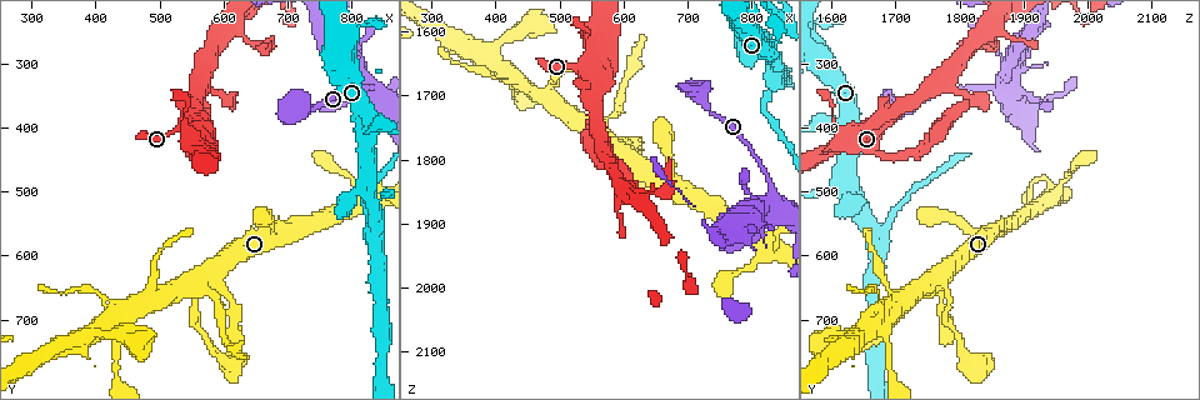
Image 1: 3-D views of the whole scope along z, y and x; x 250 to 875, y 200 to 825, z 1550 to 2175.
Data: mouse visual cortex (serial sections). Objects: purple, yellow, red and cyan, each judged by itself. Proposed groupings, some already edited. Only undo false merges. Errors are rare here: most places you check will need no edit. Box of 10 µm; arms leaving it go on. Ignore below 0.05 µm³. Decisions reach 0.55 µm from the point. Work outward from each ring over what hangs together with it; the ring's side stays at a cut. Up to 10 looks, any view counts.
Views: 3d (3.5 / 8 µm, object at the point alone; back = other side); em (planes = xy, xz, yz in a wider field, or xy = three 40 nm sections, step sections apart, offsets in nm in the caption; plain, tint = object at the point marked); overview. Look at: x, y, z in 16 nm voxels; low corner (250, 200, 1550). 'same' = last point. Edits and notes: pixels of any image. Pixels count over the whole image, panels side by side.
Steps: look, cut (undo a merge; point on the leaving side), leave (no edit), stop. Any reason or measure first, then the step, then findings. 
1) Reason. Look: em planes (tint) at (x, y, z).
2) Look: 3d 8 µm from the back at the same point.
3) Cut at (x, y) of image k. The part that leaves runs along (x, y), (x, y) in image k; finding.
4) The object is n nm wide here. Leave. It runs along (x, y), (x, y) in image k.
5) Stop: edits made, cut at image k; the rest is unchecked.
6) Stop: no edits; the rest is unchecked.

Look: 3d 3.5 µm from the back at (830, 340, 1860).

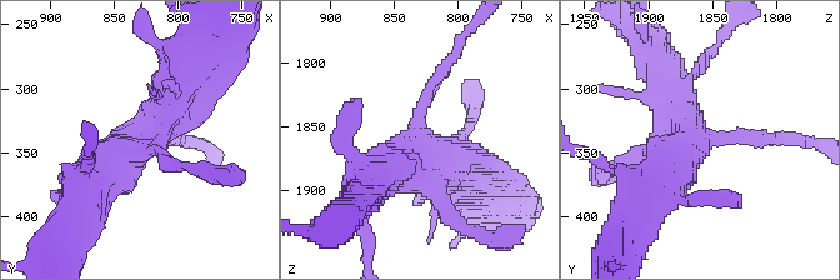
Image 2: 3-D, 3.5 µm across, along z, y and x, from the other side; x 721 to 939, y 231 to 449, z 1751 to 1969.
Look: em planes (tint) at (830, 334, 1860).

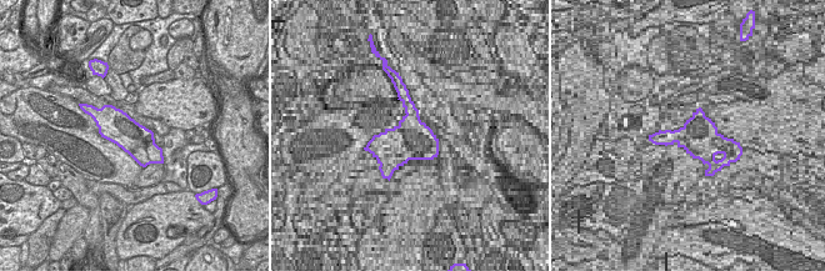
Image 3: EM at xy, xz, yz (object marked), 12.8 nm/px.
The object is 420 nm wide here. Leave. It runs along (775, 139), (695, 135), (666, 74) in image 2; all the same cell.

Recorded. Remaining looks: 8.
Sudden change in width. Look: 3d 3.5 µm at (830, 565, 1670).

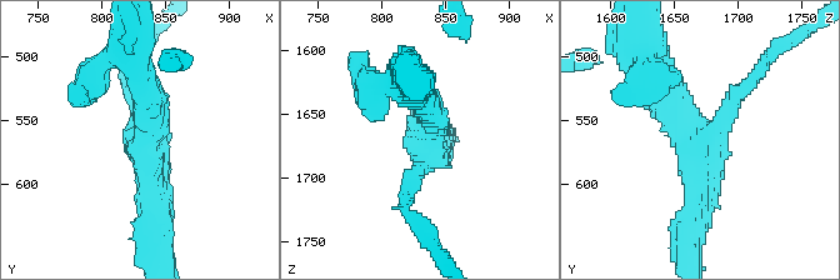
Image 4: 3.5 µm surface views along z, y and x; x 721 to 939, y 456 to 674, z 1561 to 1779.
3 arms meet here; the arms are 200, 300, 400 nm wide. Look: em xy step 3 (tint) at (834, 564, 1668).

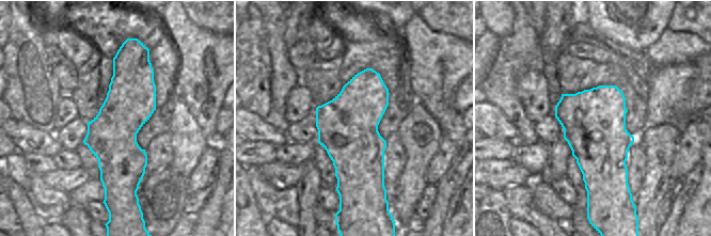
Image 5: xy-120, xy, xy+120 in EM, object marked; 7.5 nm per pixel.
Leave. It runs along (126, 51), (114, 189) in image 5; all the same cell.

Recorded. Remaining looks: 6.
Look: 3d 3.5 µm at (585, 665, 1730).

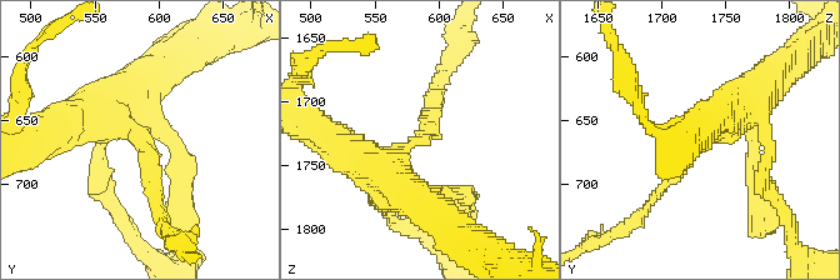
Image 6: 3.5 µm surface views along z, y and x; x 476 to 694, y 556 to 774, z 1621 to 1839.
The arms are 200, 600 nm wide; now the EM. Look: em xy step 3 (plain) at (584, 666, 1728).

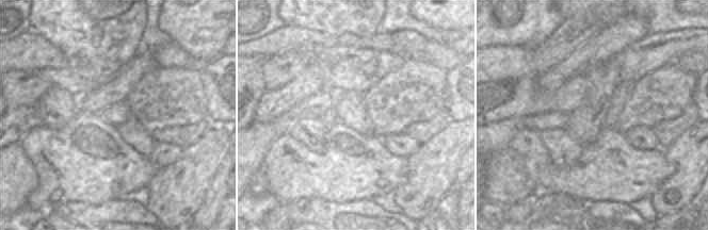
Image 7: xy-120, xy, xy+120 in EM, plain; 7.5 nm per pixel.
Look: em xy step 3 (tint) at the same point.

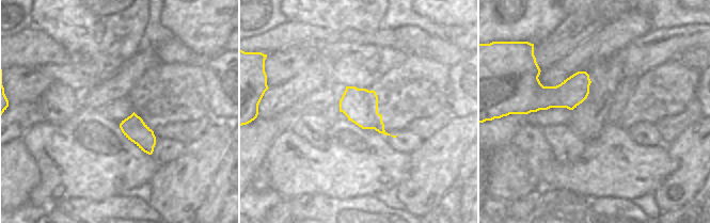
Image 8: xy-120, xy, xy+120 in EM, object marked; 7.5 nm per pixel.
Leave. All the same cell.

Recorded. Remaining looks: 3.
Two arms at a narrow angle. Look: 3d 3.5 µm at (550, 390, 1670).

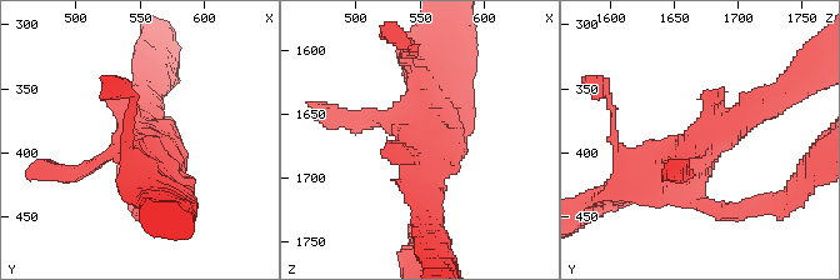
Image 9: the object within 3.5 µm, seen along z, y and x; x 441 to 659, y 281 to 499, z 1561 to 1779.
Look: em xy step 5 (tint) at (546, 392, 1674).

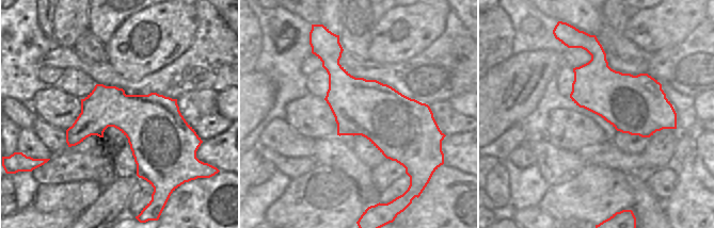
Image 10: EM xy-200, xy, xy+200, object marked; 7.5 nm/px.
Leave. It runs along (353, 119), (425, 148), (429, 209) in image 9; one cell here.

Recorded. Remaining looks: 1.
Stop: no edits; the rest is unchecked.

